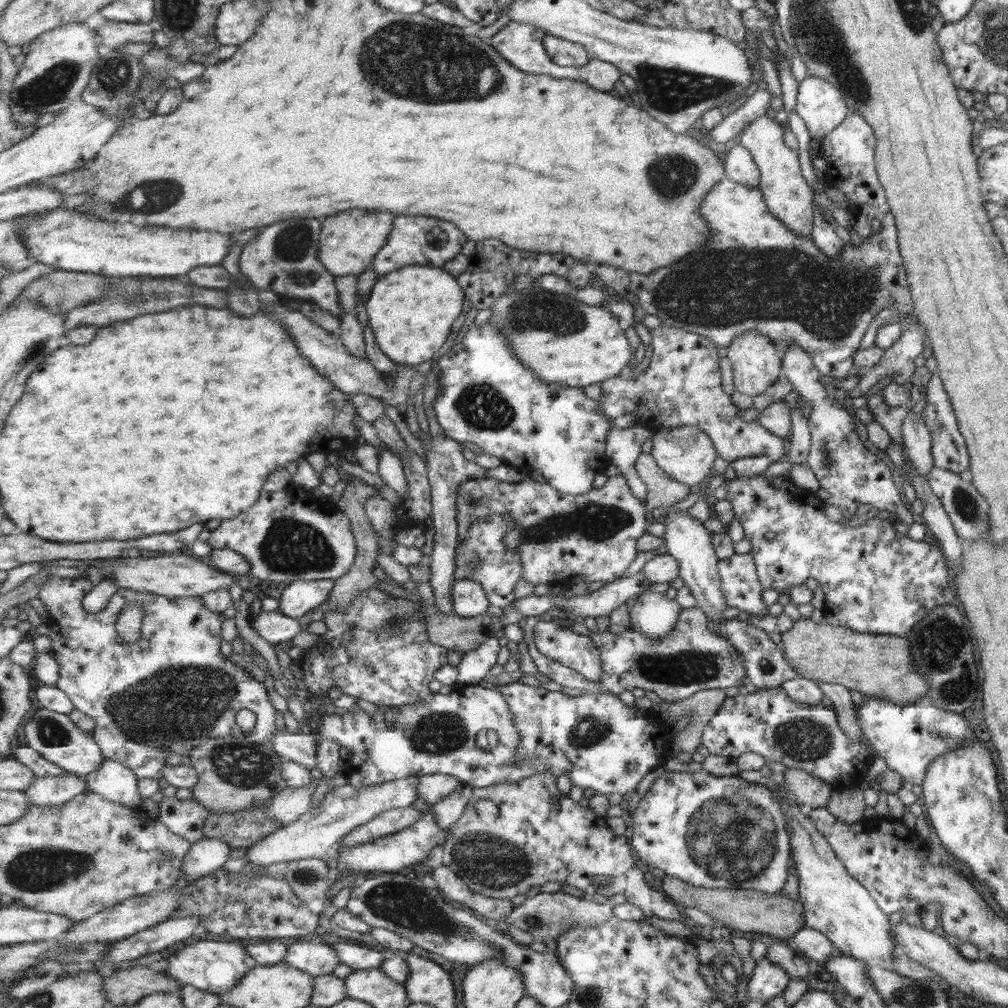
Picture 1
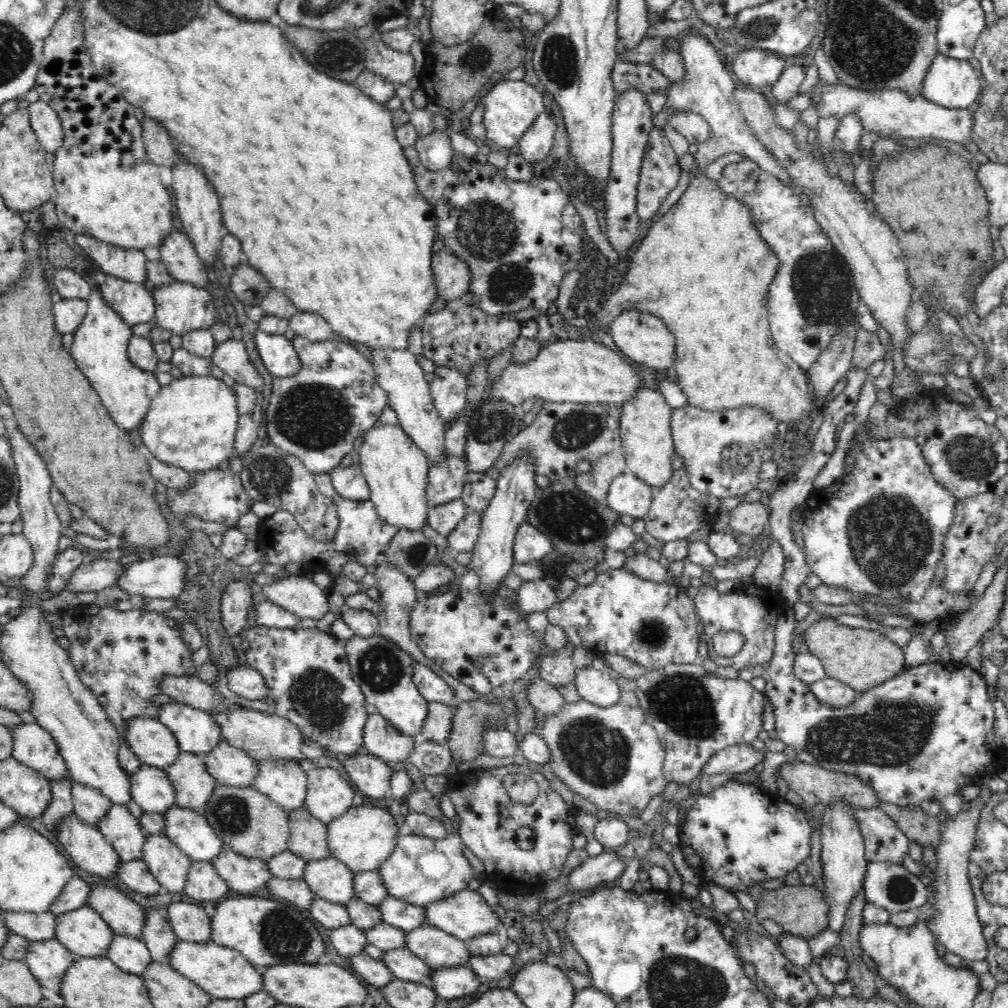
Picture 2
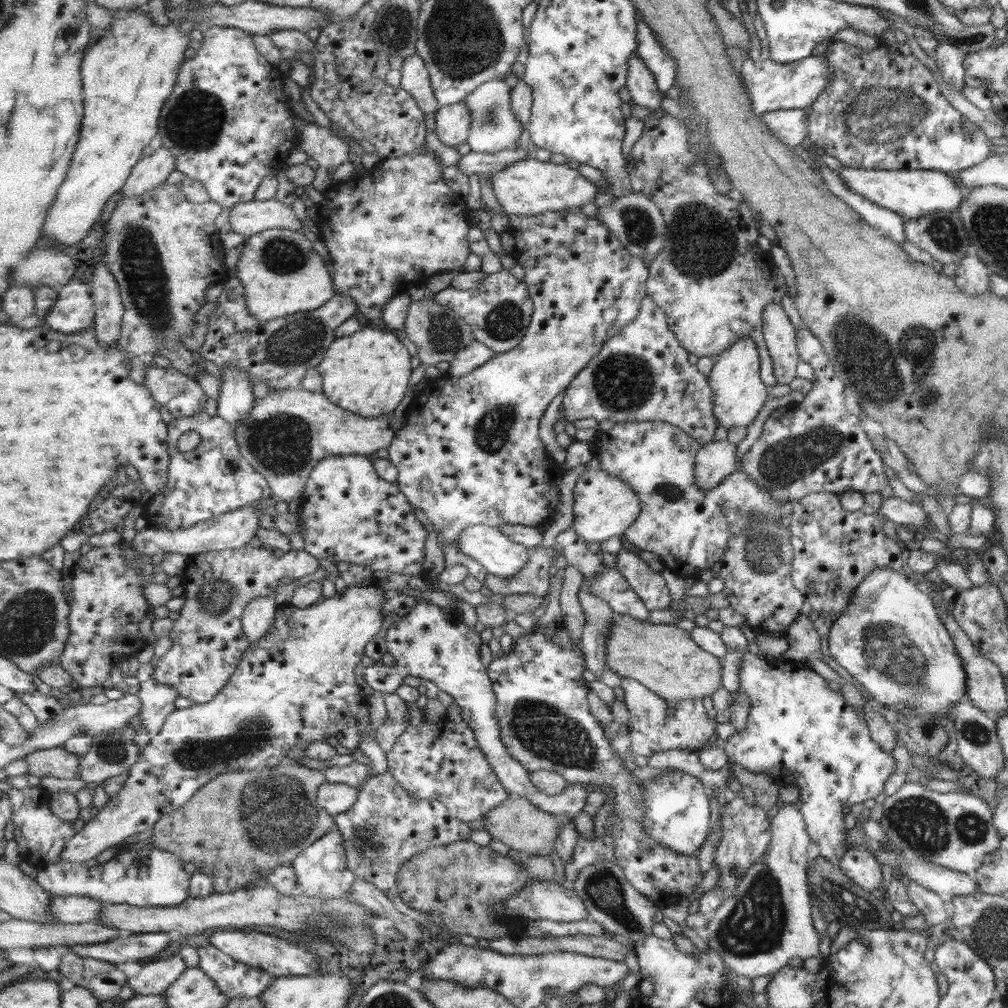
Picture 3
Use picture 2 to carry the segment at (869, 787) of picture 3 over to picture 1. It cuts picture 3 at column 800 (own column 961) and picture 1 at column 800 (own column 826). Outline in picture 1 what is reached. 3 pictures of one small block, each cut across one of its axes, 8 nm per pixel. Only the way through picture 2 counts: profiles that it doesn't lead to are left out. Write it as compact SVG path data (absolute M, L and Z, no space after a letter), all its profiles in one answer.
M780 686L757 689L754 693L743 690L732 697L725 697L718 711L702 728L700 741L709 755L735 760L739 753L754 752L767 762L780 762L786 768L806 771L811 777L823 781L834 789L856 788L866 779L868 768L876 752L859 741L852 741L840 728L836 716L827 704L803 705L793 702Z

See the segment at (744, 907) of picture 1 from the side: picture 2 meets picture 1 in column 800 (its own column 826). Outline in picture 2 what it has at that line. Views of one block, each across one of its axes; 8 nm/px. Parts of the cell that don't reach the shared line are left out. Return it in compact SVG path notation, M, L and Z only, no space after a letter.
M815 884L782 885L775 889L764 889L760 900L756 900L755 913L758 918L778 923L784 931L808 939L828 929L828 905Z

